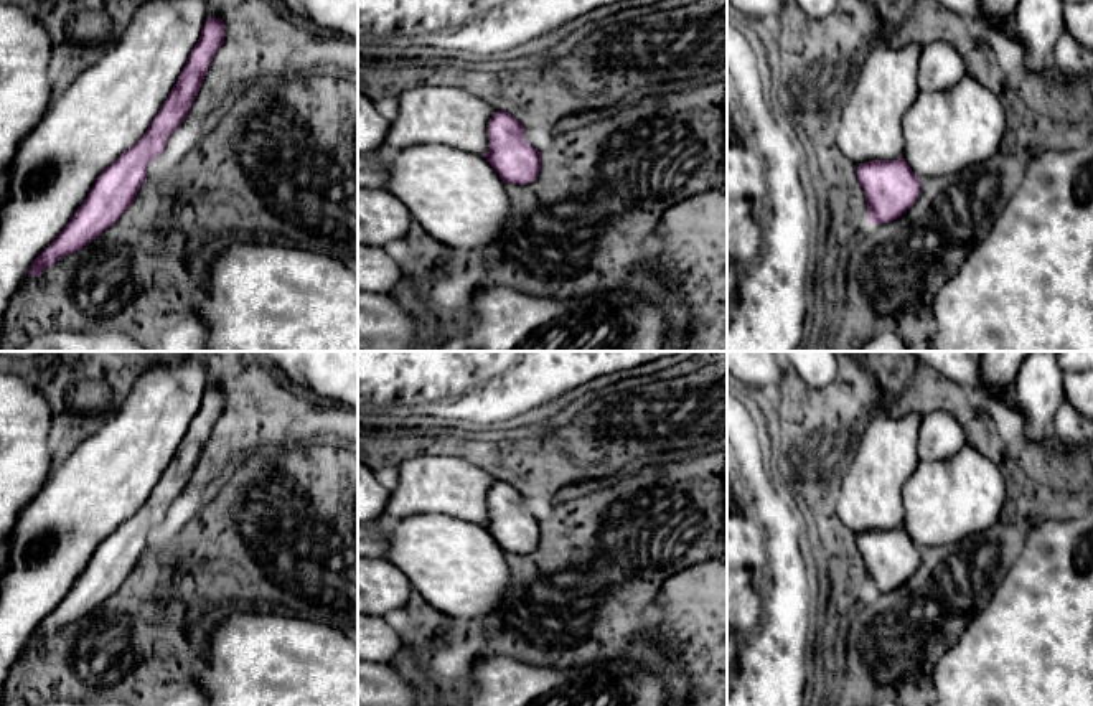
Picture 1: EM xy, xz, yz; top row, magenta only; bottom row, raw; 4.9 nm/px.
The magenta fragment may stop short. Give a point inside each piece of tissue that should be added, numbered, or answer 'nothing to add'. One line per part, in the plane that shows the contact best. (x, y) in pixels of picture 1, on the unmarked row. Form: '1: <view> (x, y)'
nothing to add

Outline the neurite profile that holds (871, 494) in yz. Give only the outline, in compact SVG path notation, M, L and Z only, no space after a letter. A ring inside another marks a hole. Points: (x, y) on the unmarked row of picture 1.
M875 412L861 426L861 442L836 501L837 518L856 536L903 523L902 490L918 464L922 416Z

